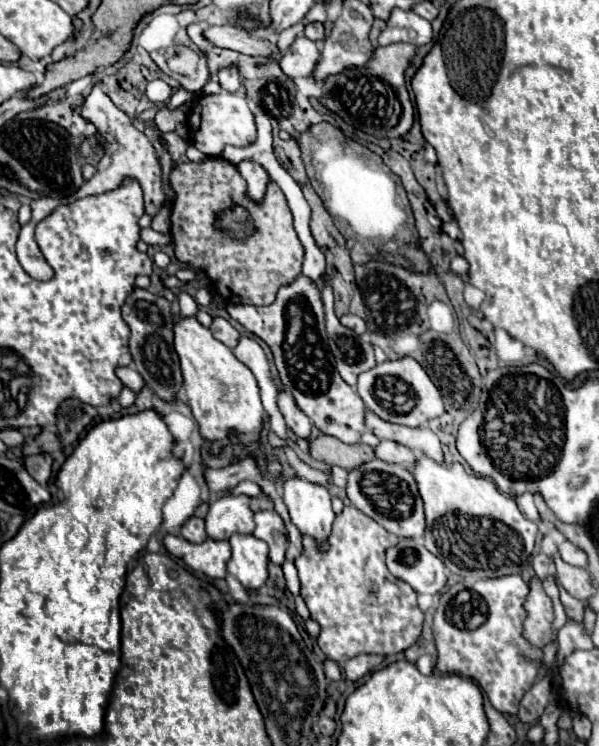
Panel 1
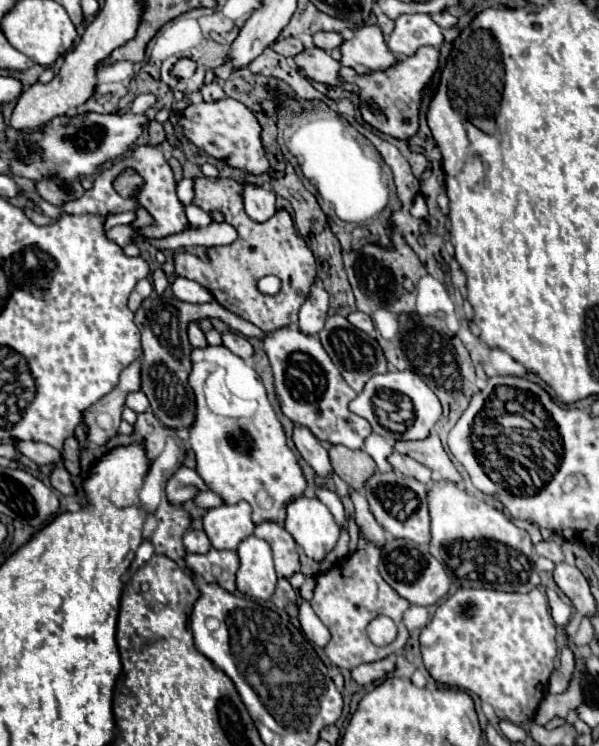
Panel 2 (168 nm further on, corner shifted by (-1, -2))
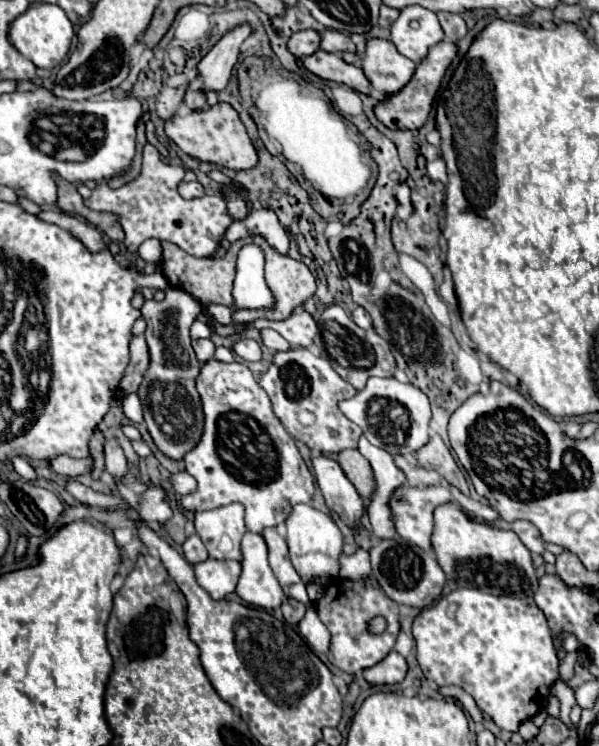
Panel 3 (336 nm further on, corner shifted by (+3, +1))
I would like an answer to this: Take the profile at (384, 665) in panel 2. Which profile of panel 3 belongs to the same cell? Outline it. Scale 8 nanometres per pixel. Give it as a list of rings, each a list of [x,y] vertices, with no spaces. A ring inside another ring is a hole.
[[[392,651],[380,663],[366,669],[362,675],[370,685],[394,685],[406,677],[406,671],[408,671],[406,659],[400,653]]]

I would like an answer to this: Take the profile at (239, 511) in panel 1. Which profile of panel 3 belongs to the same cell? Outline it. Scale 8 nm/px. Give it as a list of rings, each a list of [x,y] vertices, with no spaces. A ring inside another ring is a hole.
[[[230,503],[218,509],[196,513],[196,533],[212,559],[242,559],[240,541],[246,533],[244,507]]]

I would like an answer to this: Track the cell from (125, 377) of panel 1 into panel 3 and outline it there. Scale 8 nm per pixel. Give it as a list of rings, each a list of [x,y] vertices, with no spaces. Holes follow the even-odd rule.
[[[128,393],[128,395],[124,397],[124,401],[122,401],[122,411],[124,411],[124,415],[126,415],[132,423],[142,423],[142,421],[144,421],[144,419],[142,419],[142,403],[140,403],[140,399],[138,399],[136,393]]]

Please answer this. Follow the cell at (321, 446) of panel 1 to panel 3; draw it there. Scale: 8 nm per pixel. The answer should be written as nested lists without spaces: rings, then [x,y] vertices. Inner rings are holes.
[[[344,449],[342,453],[338,453],[338,463],[346,473],[346,477],[352,483],[356,483],[358,493],[364,499],[370,499],[376,483],[374,483],[374,471],[366,461],[366,457],[362,457],[358,449]]]

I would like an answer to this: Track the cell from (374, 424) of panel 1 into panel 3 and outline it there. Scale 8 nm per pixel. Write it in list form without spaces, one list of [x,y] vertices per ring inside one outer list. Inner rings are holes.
[[[434,435],[434,437],[430,439],[430,443],[424,445],[424,447],[416,453],[416,457],[418,457],[418,463],[420,463],[422,467],[438,471],[450,485],[458,487],[464,495],[470,495],[470,493],[468,493],[468,483],[466,483],[466,479],[464,479],[464,473],[460,471],[460,467],[456,465],[450,449],[444,445],[444,441],[442,441],[438,435]]]

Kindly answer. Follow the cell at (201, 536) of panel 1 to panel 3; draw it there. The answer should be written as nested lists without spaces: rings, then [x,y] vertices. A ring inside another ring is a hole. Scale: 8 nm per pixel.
[[[198,535],[188,537],[186,543],[182,545],[182,551],[184,551],[184,557],[188,559],[188,563],[192,563],[192,565],[202,563],[204,559],[208,559],[208,551],[206,551],[206,547],[204,547],[204,543],[200,541]]]

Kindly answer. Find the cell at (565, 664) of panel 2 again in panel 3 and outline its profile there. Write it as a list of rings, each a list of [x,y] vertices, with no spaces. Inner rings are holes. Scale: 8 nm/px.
[[[556,681],[556,683],[552,685],[552,695],[556,695],[558,701],[560,701],[560,721],[562,721],[568,729],[572,729],[574,725],[572,725],[572,721],[570,721],[570,711],[572,711],[572,707],[576,705],[572,687],[564,685],[562,681]]]

